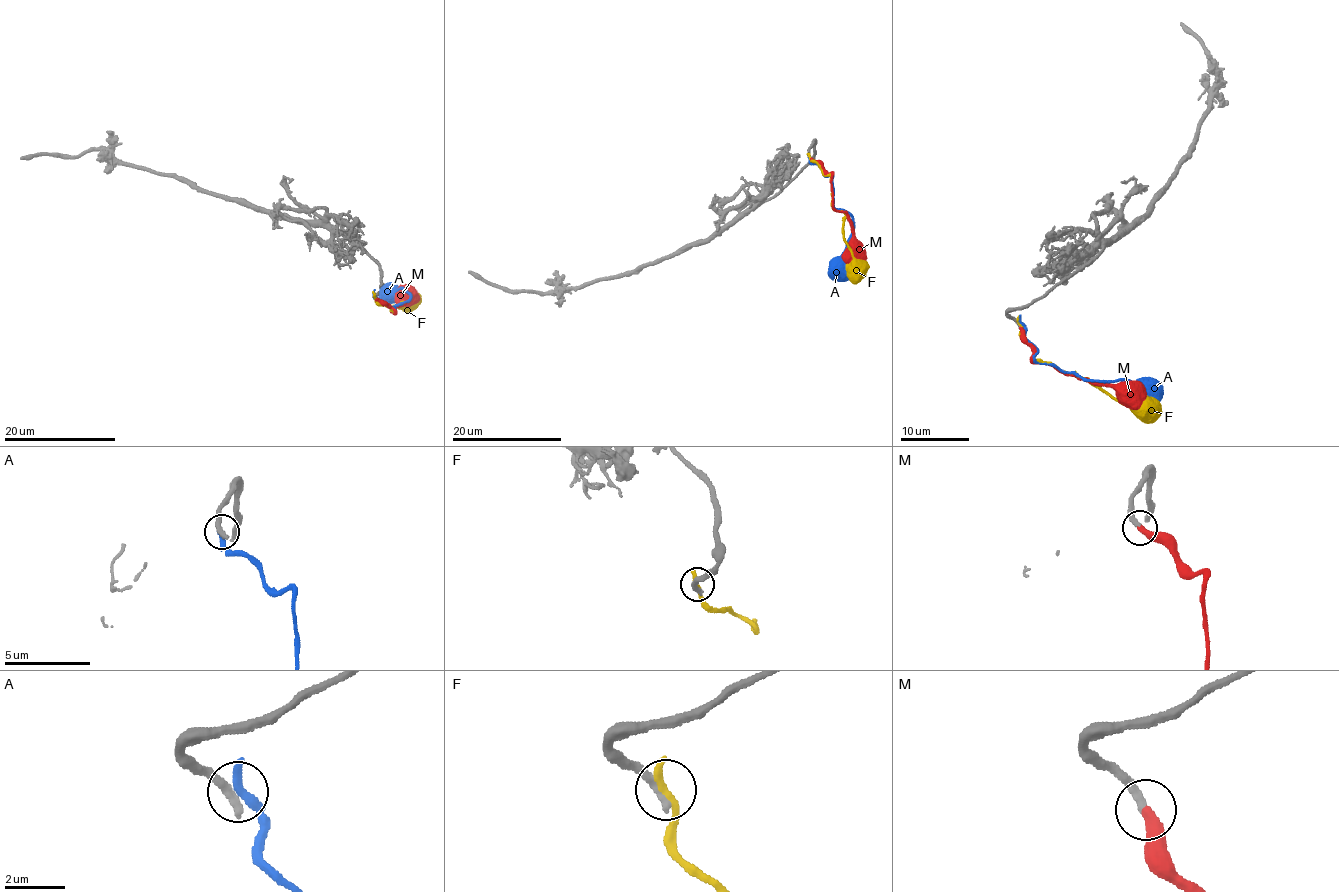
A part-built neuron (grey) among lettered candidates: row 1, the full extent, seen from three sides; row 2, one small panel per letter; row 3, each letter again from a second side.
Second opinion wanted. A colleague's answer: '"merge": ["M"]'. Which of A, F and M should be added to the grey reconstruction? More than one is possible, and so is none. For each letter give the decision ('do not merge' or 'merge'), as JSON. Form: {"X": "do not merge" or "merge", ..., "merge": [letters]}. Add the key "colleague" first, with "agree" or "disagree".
{"colleague": "agree", "A": "do not merge", "F": "do not merge", "M": "merge", "merge": ["M"]}

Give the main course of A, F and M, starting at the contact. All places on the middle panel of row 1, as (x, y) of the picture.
A: (809, 156), (824, 173), (830, 174), (834, 208), (842, 209), (853, 220), (848, 245), (831, 265), (834, 280)
F: (809, 157), (832, 178), (833, 208), (845, 215), (843, 238), (852, 254), (852, 270), (859, 279)
M: (811, 158), (831, 174), (833, 207), (846, 214), (857, 258), (851, 256)

